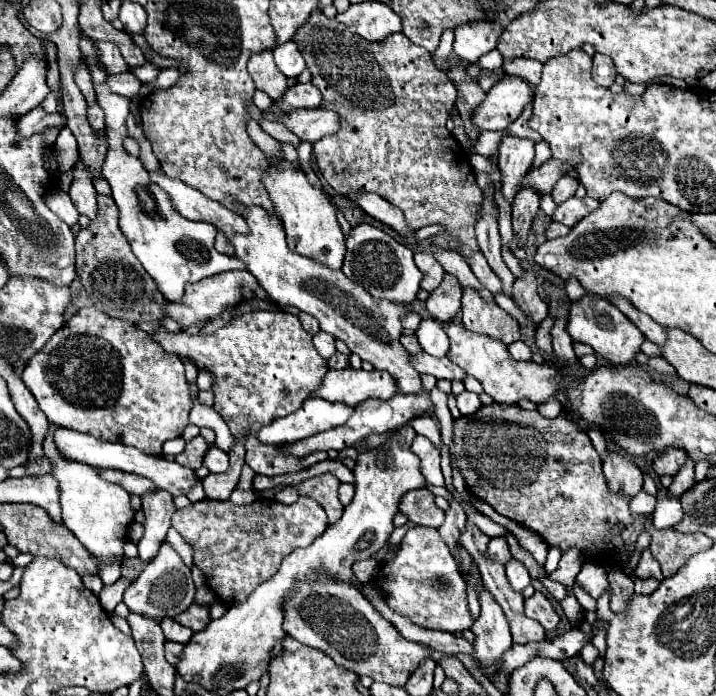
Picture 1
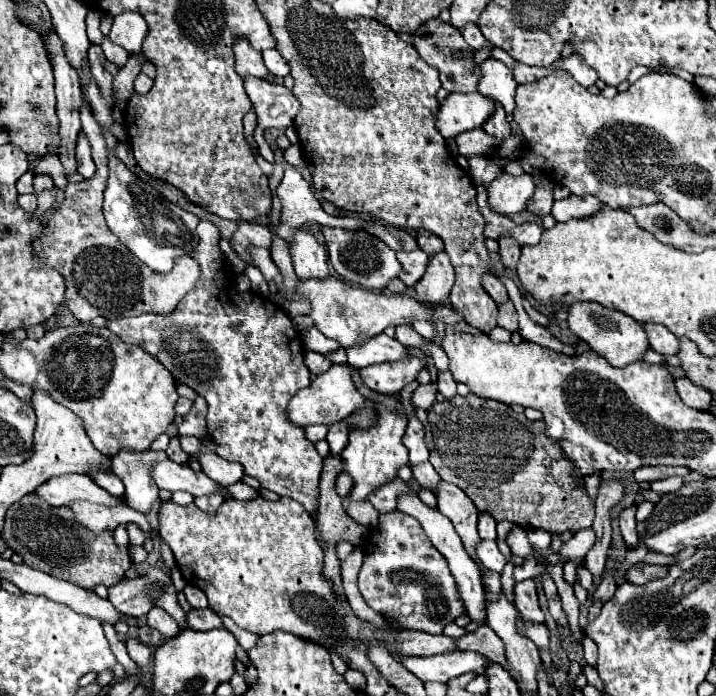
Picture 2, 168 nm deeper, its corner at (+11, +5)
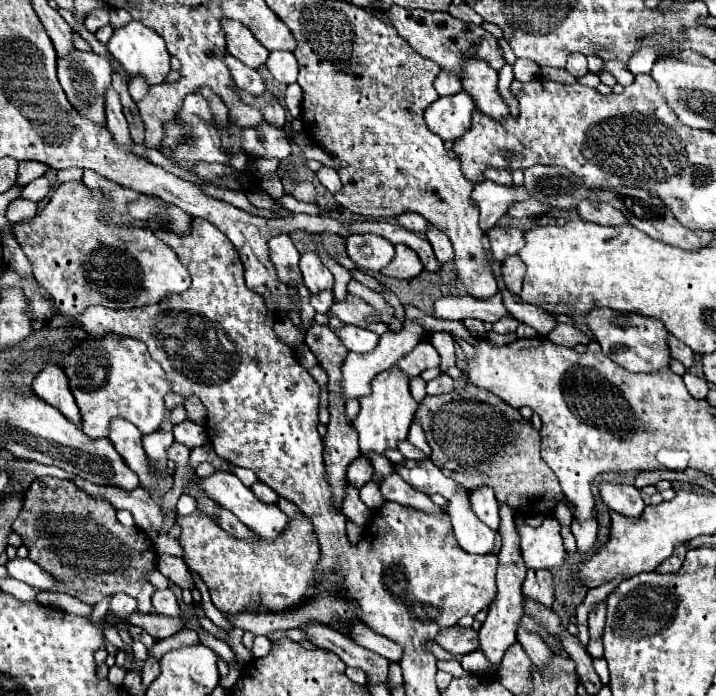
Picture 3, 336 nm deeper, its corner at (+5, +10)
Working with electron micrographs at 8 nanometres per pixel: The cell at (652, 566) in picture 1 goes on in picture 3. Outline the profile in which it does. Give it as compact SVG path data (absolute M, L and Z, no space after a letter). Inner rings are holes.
M600 484L600 496L604 504L628 518L638 518L644 512L644 500L640 496L640 490L634 486L624 484Z

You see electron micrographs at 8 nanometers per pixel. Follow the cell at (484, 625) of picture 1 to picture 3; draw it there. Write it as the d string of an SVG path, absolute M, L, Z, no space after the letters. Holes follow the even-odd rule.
M398 474L382 480L382 492L386 496L386 500L392 500L392 502L398 502L402 506L412 506L412 508L418 508L426 514L444 514L446 510L436 506L430 496L426 496L424 492L418 492L416 488L412 488L408 482L404 482Z

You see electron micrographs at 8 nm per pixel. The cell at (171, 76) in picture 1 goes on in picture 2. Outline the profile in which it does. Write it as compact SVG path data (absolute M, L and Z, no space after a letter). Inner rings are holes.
M140 73L140 75L136 77L136 81L134 81L134 91L140 93L140 95L144 95L144 93L148 93L148 91L152 89L152 85L154 85L154 81L152 81L148 75Z

